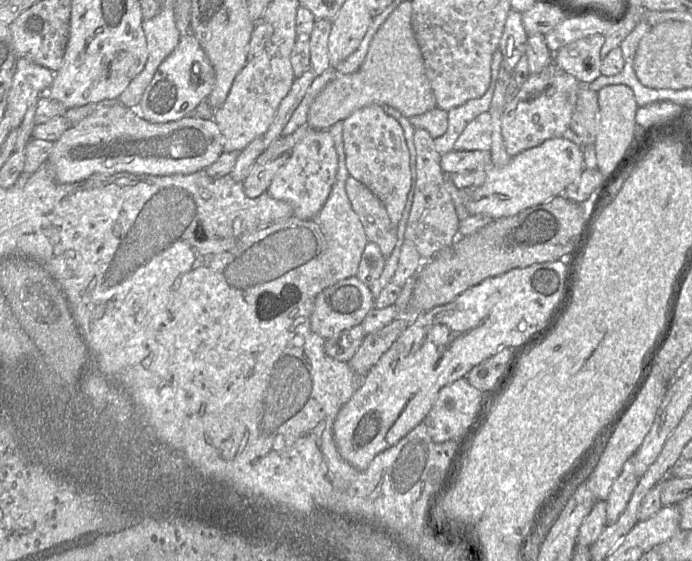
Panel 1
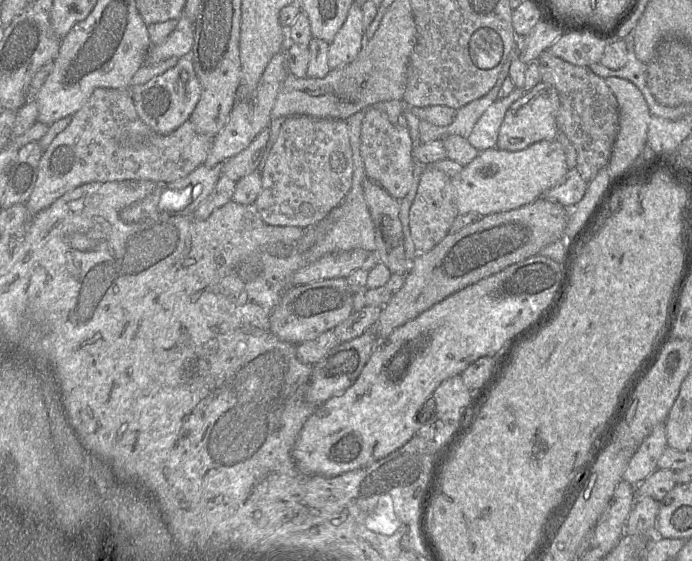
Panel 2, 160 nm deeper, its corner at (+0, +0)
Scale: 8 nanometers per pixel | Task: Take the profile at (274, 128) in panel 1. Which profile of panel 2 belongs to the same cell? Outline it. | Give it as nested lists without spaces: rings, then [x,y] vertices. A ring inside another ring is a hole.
[[[266,128],[246,149],[222,164],[222,175],[237,182],[254,172],[264,155],[269,137],[269,129]]]

